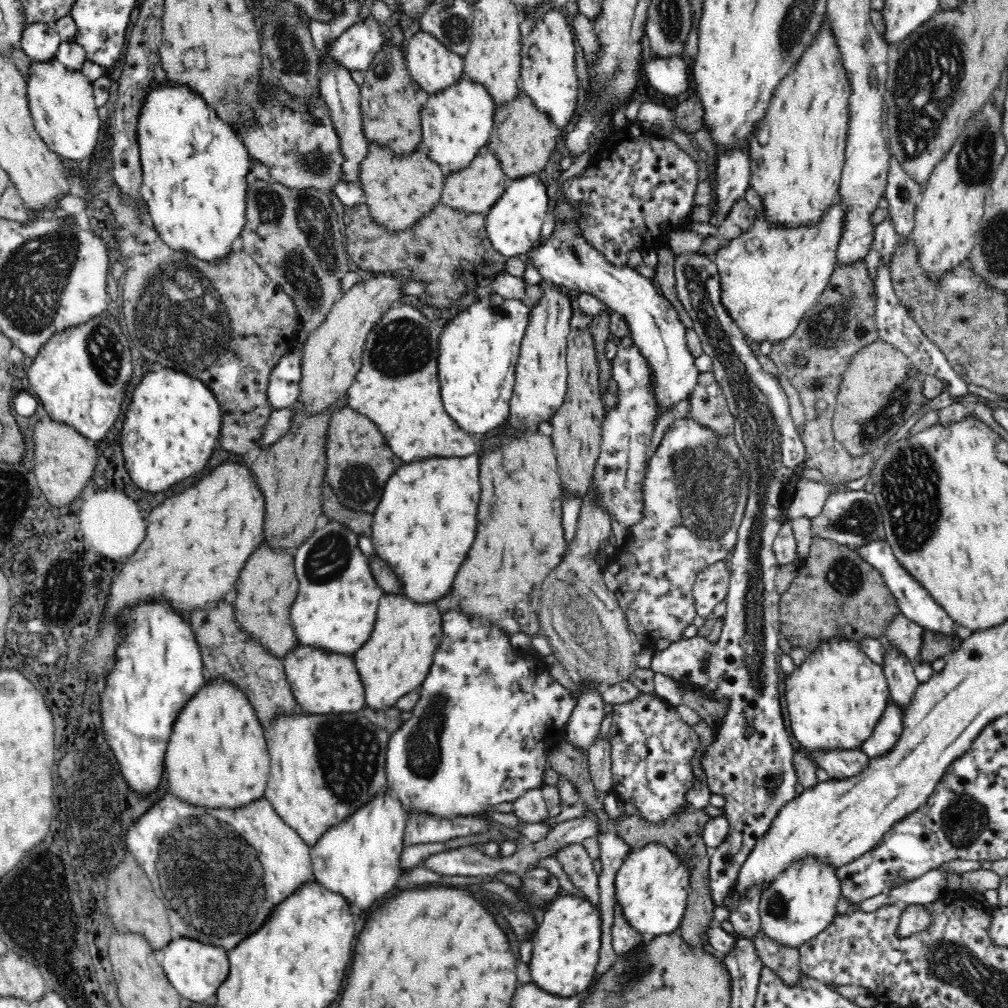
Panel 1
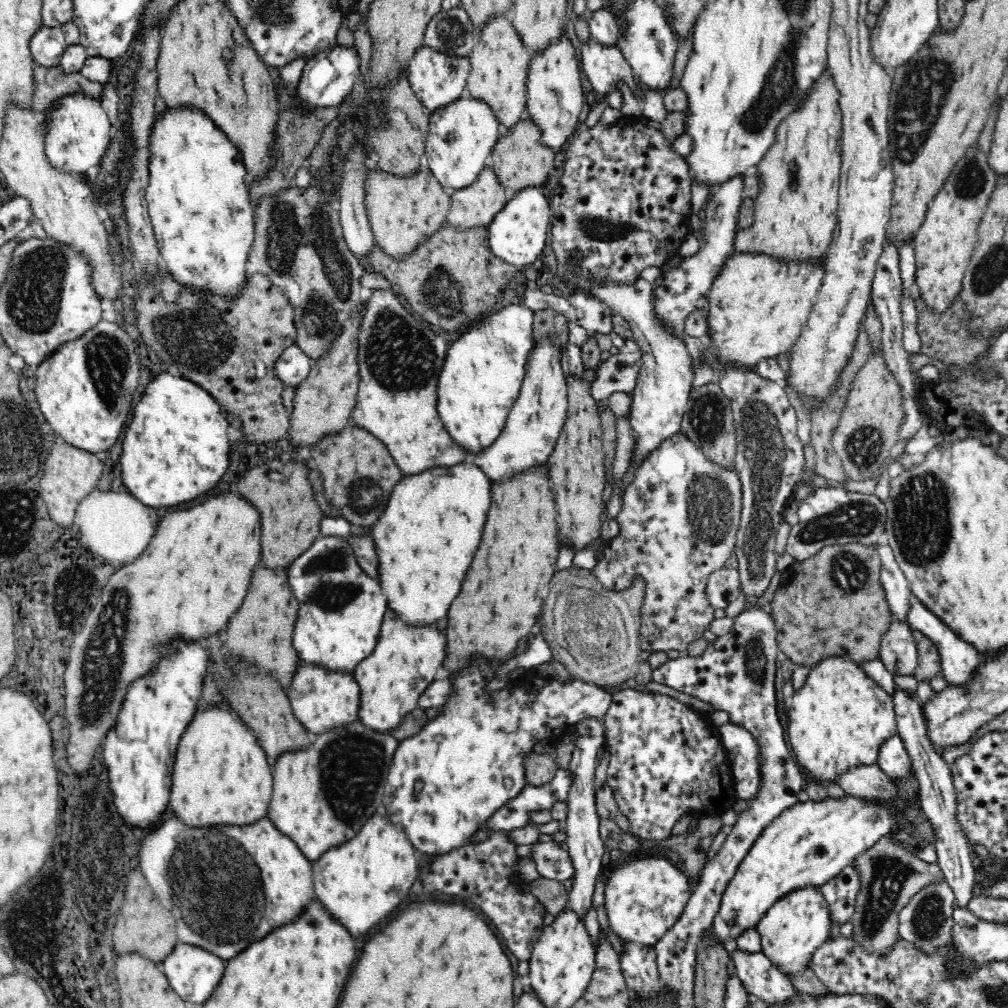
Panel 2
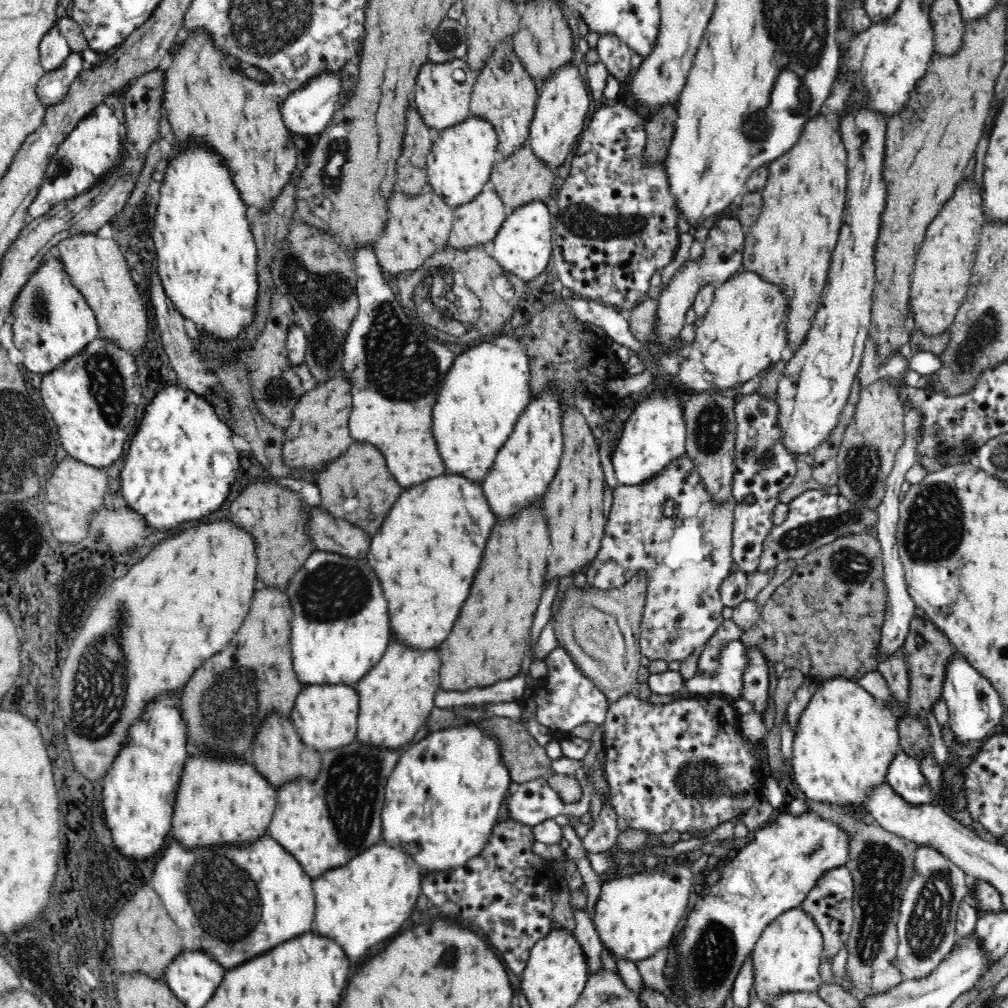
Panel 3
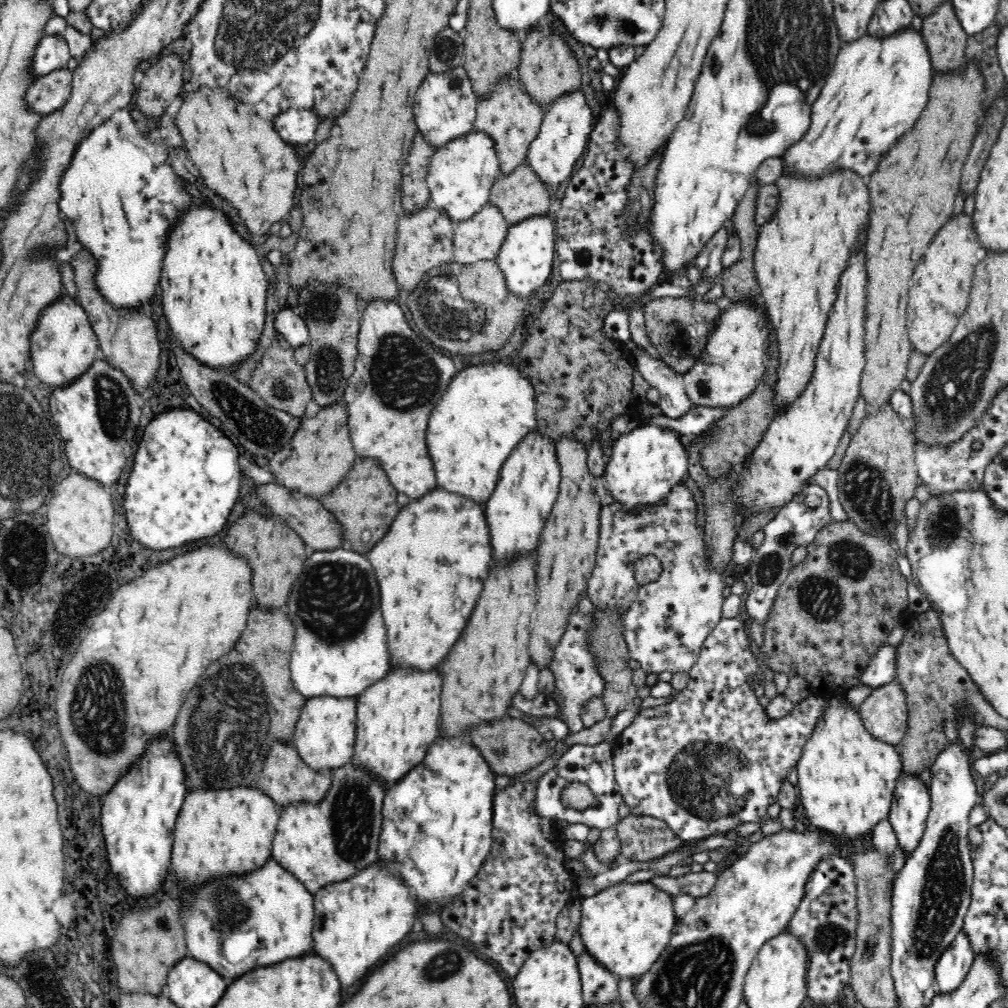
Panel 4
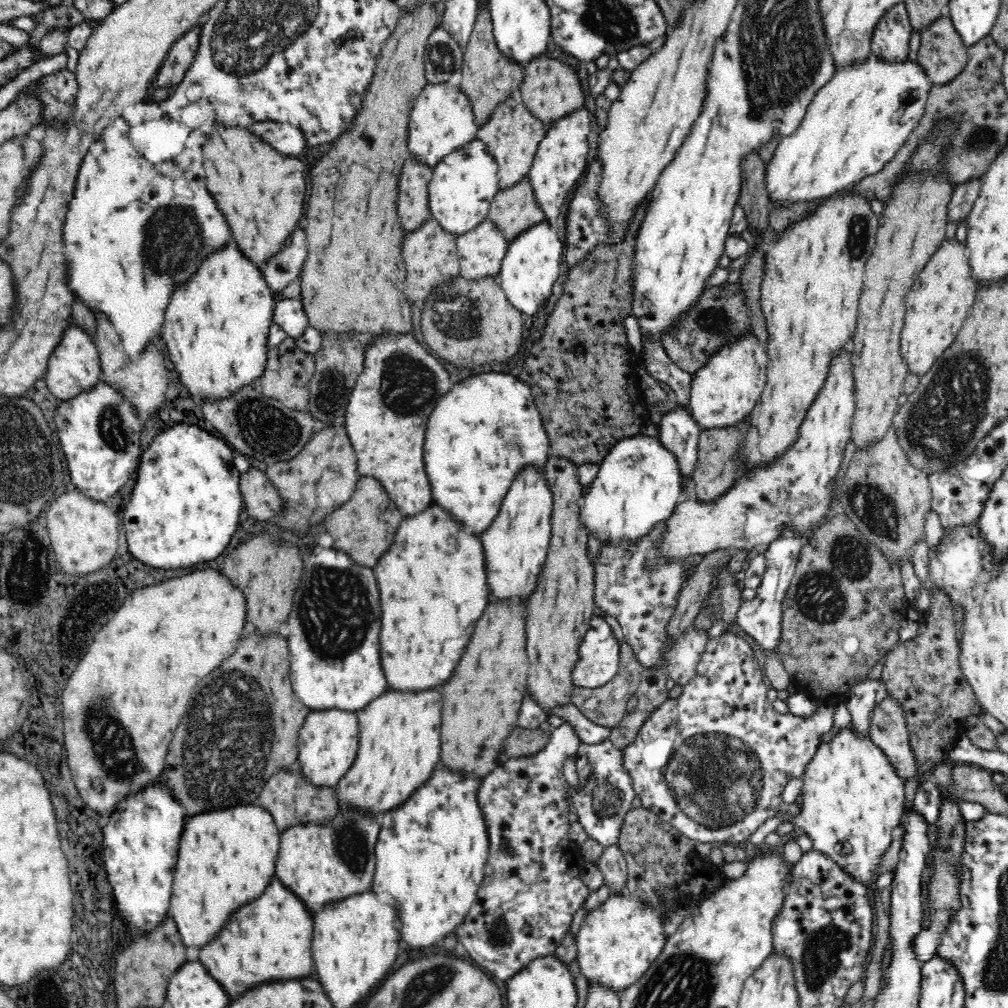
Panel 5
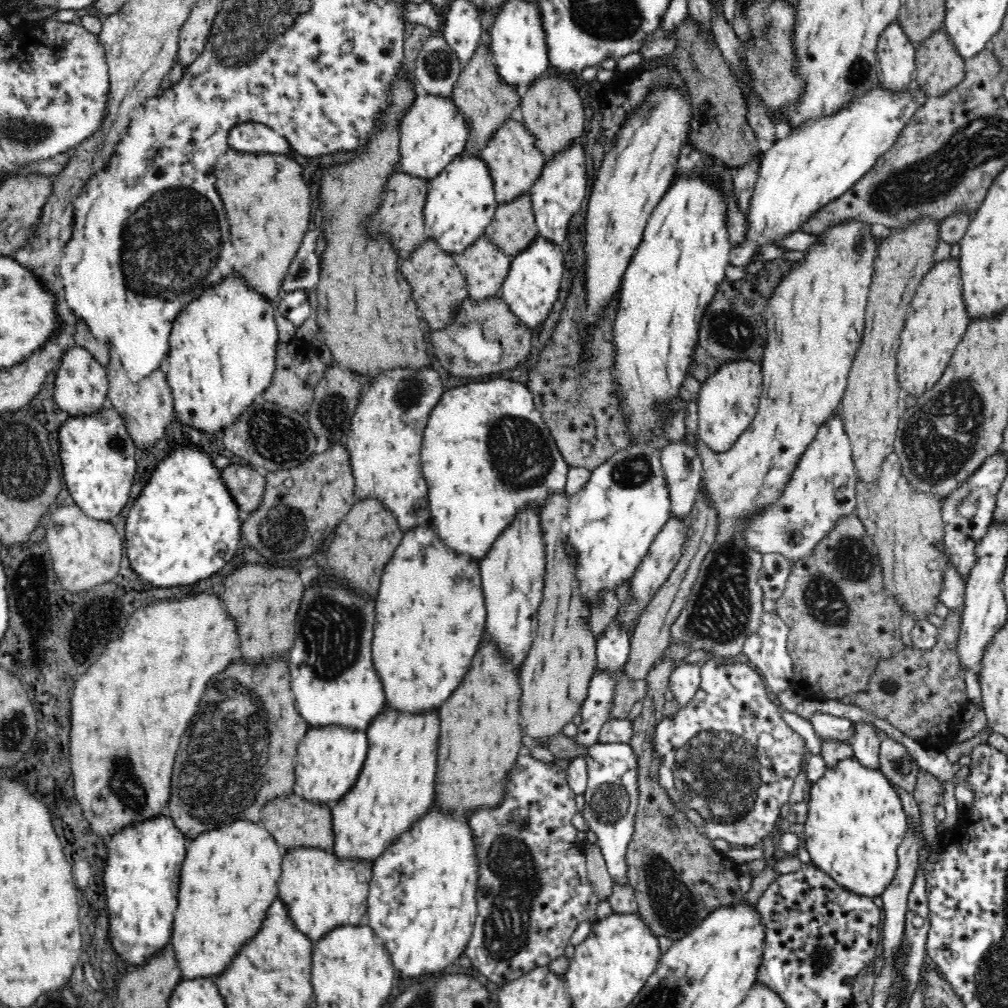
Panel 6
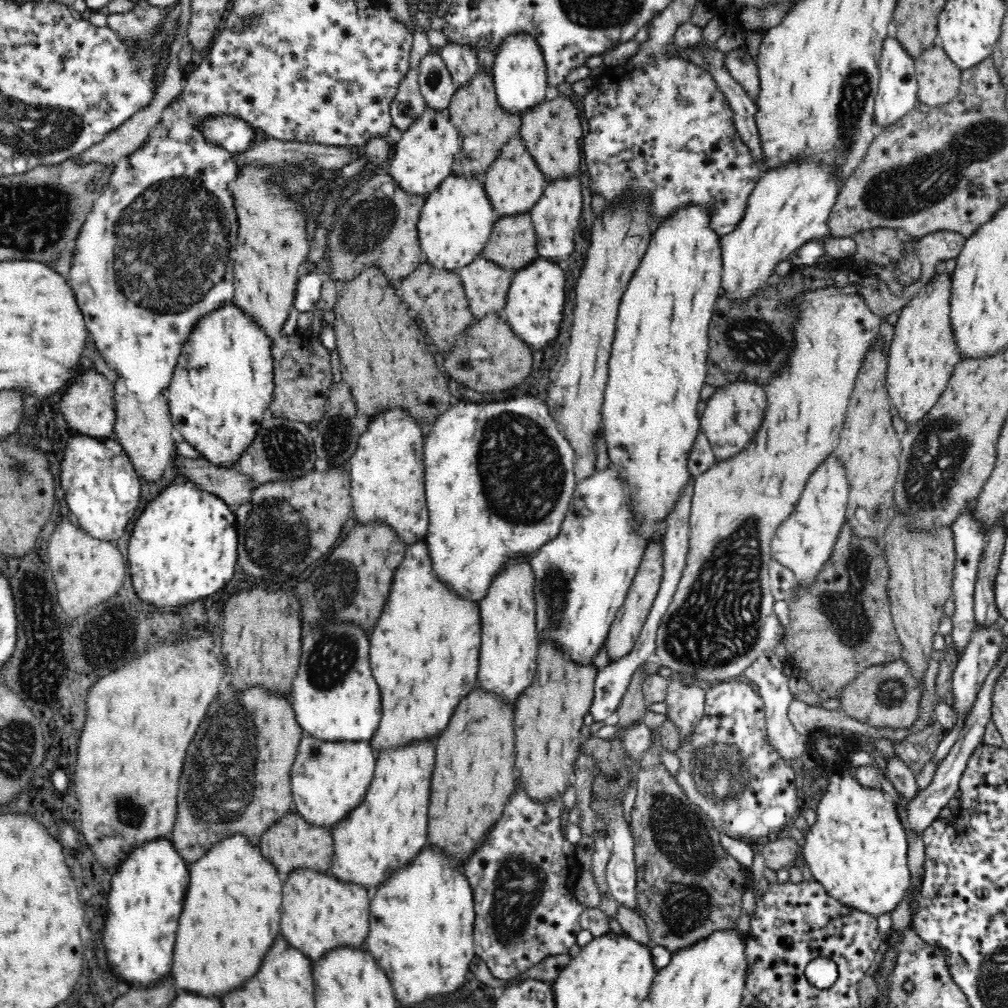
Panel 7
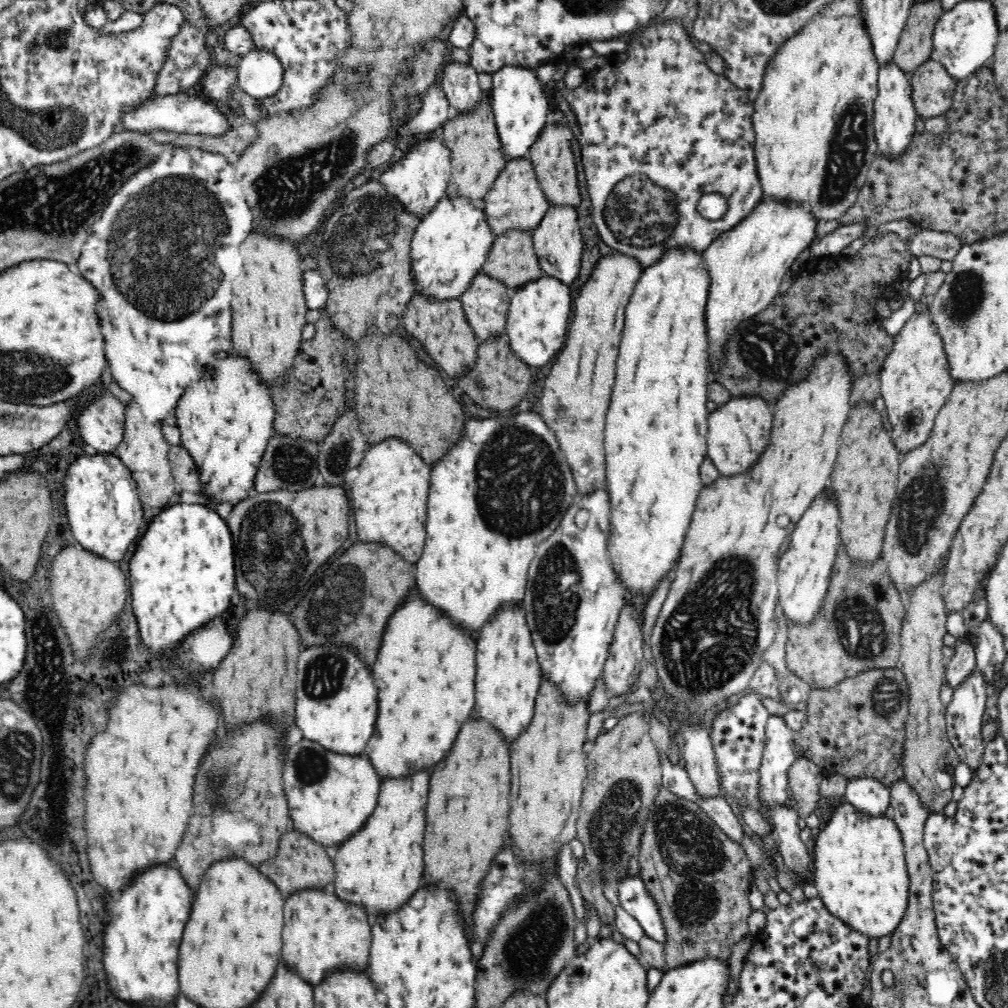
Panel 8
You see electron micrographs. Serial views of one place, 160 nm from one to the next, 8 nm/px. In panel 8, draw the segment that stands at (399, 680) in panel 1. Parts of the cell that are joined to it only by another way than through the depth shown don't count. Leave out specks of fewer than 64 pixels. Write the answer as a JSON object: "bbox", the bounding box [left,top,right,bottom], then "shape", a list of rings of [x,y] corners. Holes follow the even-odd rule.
{"bbox":[330,769,430,924],"shape":[[[428,769],[426,772],[422,770],[422,772],[414,772],[414,774],[410,774],[410,776],[390,776],[390,778],[382,778],[380,783],[380,788],[378,790],[378,802],[376,809],[368,818],[366,822],[362,824],[362,828],[358,828],[350,838],[346,838],[346,840],[342,840],[338,846],[331,850],[330,856],[334,865],[335,870],[335,879],[333,880],[335,893],[345,902],[350,902],[354,904],[361,904],[369,914],[369,922],[374,924],[374,918],[376,918],[376,914],[388,914],[388,912],[392,912],[392,910],[400,908],[414,892],[416,892],[416,888],[420,888],[422,883],[424,883],[423,872],[425,867],[424,862],[424,833],[426,826],[426,804],[429,794],[429,786],[428,780],[430,780],[430,774],[428,774]]]}

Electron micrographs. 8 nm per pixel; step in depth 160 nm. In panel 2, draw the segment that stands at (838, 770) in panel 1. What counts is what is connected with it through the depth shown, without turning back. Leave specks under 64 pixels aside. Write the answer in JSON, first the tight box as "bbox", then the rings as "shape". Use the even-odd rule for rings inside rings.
{"bbox":[834,762,896,803],"shape":[[[876,762],[874,764],[856,764],[856,766],[840,772],[834,781],[847,794],[858,798],[876,800],[878,803],[896,800],[896,787],[892,783],[892,779]]]}

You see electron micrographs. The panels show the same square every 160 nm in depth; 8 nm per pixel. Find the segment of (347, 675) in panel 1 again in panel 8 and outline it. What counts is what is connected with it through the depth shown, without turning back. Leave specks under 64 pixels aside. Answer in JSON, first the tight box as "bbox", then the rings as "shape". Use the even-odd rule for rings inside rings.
{"bbox":[283,738,380,850],"shape":[[[307,738],[286,750],[283,784],[293,828],[330,850],[362,828],[374,812],[380,783],[380,775],[365,752],[338,754]]]}

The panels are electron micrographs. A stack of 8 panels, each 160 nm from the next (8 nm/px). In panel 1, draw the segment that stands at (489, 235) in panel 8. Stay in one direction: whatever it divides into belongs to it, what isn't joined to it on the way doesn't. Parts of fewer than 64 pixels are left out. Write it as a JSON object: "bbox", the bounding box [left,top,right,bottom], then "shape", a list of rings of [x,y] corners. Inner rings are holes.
{"bbox":[422,75,496,173],"shape":[[[465,75],[449,88],[434,95],[425,95],[422,108],[422,142],[427,146],[429,157],[446,173],[466,168],[466,164],[470,164],[470,160],[489,142],[496,103],[482,84]]]}

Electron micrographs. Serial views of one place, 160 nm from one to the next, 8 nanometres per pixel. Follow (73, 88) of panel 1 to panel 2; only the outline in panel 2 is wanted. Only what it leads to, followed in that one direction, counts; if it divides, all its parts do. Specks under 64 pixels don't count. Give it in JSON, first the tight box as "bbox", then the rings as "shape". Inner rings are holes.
{"bbox":[42,92,112,181],"shape":[[[74,92],[58,96],[45,110],[46,119],[42,123],[45,134],[45,153],[50,164],[58,170],[73,172],[84,181],[101,164],[110,144],[112,124],[100,101],[90,94]]]}

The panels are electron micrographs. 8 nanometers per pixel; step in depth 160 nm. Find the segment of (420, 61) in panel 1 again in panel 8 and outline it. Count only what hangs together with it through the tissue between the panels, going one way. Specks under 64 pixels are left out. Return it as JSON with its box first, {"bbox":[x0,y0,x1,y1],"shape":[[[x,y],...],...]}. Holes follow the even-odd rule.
{"bbox":[379,134,452,218],"shape":[[[435,134],[405,139],[402,144],[404,155],[380,175],[379,182],[408,212],[421,218],[433,210],[438,200],[447,196],[452,172],[451,150],[443,143],[442,137]]]}

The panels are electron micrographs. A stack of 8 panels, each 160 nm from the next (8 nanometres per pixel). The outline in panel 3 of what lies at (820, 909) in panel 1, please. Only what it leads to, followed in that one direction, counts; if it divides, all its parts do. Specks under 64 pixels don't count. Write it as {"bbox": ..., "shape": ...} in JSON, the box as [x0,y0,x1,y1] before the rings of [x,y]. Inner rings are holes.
{"bbox":[752,904,824,1004],"shape":[[[798,904],[768,924],[756,940],[752,955],[754,990],[768,1004],[780,992],[813,992],[820,986],[818,965],[824,952],[824,937],[815,920]]]}

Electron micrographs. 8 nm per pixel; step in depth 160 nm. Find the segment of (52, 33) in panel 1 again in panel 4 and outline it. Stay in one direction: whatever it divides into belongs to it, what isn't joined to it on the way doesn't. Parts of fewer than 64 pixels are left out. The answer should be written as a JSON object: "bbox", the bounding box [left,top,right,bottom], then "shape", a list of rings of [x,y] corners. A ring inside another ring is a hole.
{"bbox":[34,35,71,77],"shape":[[[63,35],[44,36],[36,48],[34,75],[42,77],[49,72],[66,69],[71,58],[70,46]]]}

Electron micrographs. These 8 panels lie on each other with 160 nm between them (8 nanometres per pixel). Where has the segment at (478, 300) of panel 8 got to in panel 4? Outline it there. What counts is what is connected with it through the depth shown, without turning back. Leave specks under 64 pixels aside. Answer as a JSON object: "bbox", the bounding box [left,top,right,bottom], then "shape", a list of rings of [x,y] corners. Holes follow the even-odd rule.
{"bbox":[454,202,509,264],"shape":[[[486,202],[474,216],[458,220],[454,225],[454,258],[460,264],[496,258],[509,228],[500,209],[491,202]]]}

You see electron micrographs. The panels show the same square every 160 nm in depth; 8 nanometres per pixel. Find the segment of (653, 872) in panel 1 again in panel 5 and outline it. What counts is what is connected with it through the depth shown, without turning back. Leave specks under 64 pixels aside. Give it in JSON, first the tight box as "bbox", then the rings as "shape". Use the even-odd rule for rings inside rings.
{"bbox":[575,894,667,992],"shape":[[[611,894],[597,908],[586,911],[578,932],[575,934],[577,946],[577,961],[582,974],[589,982],[597,982],[610,990],[620,992],[638,982],[650,965],[662,952],[667,935],[664,932],[663,914],[653,906],[646,904],[641,897],[632,897],[629,894]]]}

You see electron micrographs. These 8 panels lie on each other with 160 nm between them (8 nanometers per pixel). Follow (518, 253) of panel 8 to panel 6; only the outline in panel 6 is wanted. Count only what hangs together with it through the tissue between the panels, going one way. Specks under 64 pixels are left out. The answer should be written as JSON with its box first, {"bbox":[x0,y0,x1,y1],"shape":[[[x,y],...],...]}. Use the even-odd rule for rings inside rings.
{"bbox":[485,192,539,258],"shape":[[[524,192],[510,202],[498,203],[485,235],[511,258],[528,248],[539,235],[530,192]]]}

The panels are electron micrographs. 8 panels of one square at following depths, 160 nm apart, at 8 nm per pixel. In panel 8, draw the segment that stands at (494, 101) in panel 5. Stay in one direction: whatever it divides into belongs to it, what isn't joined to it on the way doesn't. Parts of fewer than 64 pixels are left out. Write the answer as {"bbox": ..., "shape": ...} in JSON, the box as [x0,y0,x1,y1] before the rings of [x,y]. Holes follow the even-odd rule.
{"bbox":[440,95,508,203],"shape":[[[489,95],[482,98],[480,104],[476,104],[470,113],[458,113],[453,121],[448,120],[440,136],[443,143],[451,150],[452,172],[448,197],[468,197],[481,203],[508,160],[503,153],[503,144],[498,134]]]}

